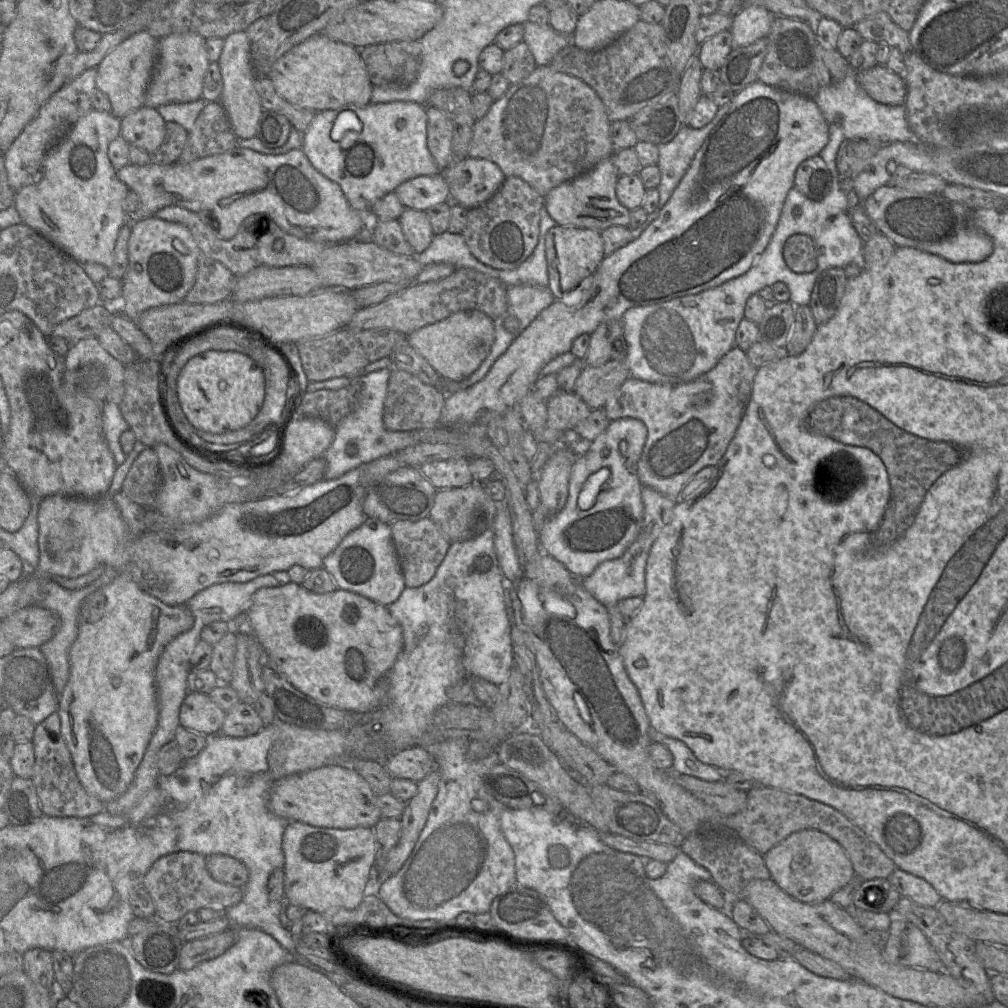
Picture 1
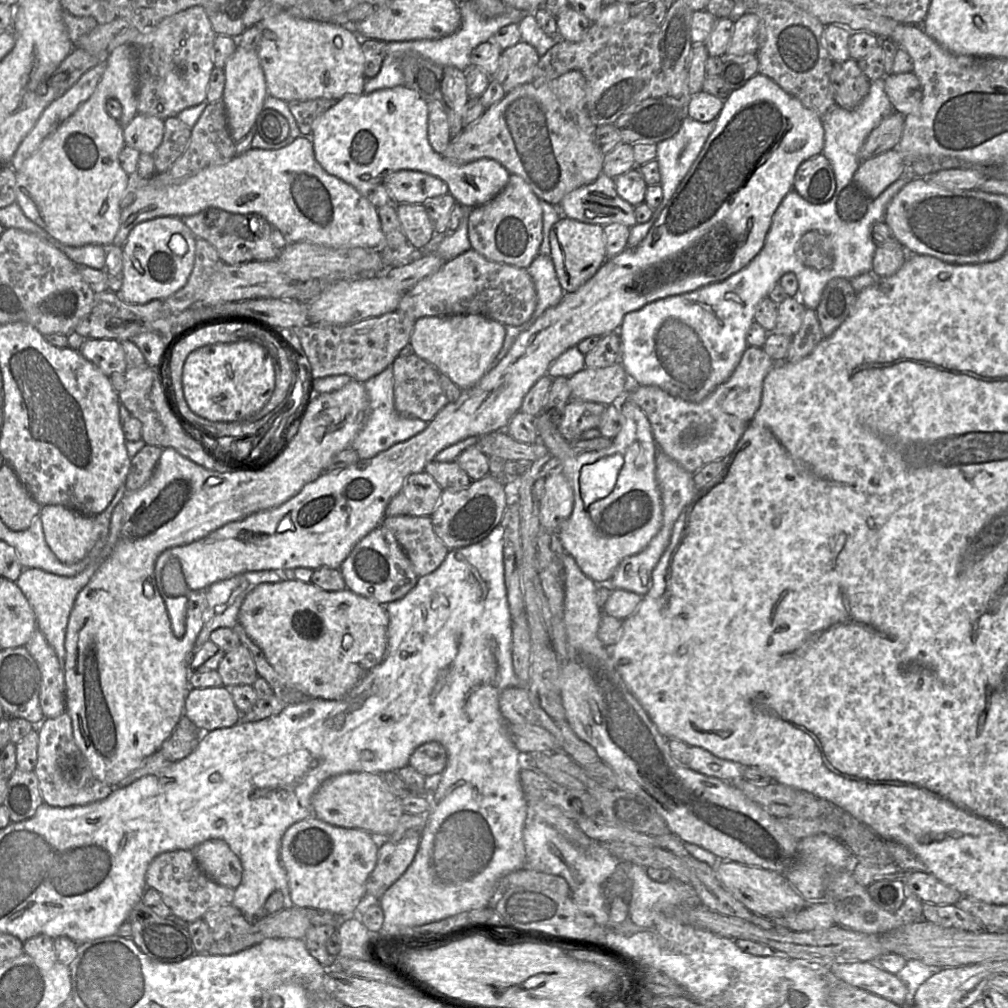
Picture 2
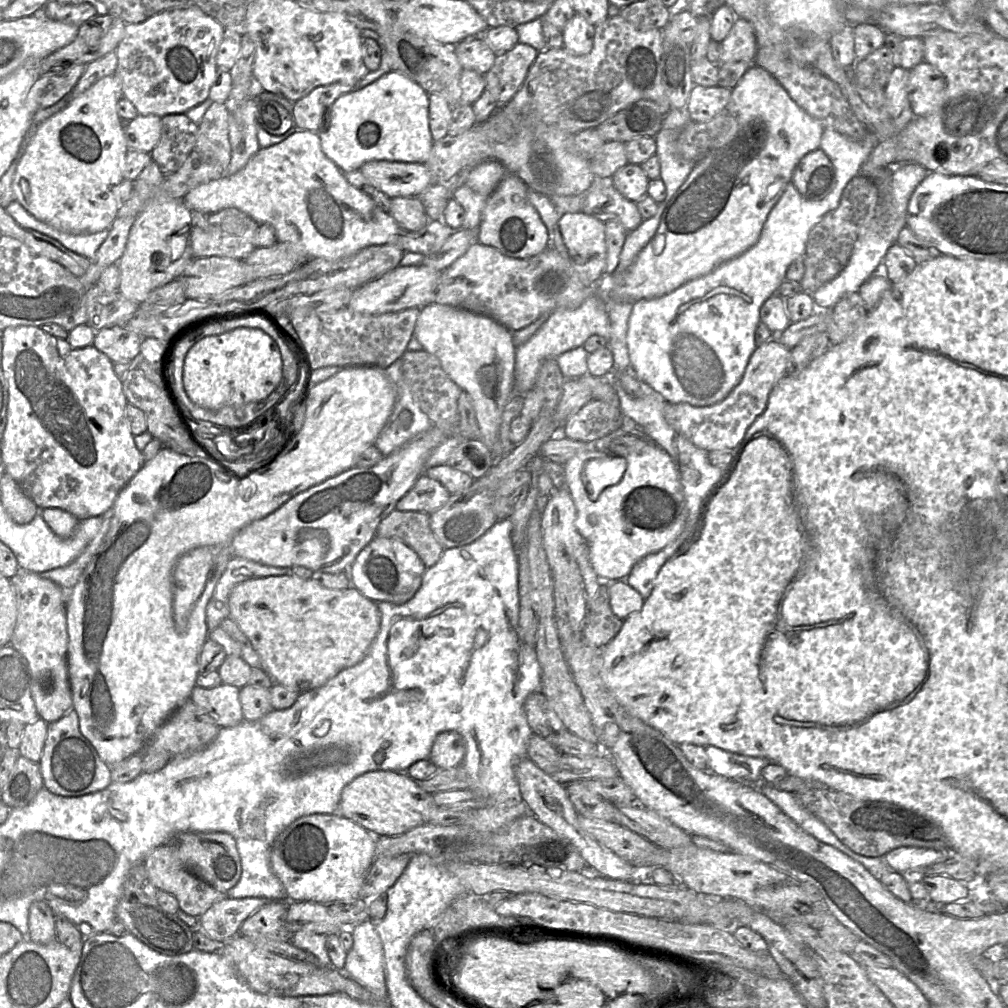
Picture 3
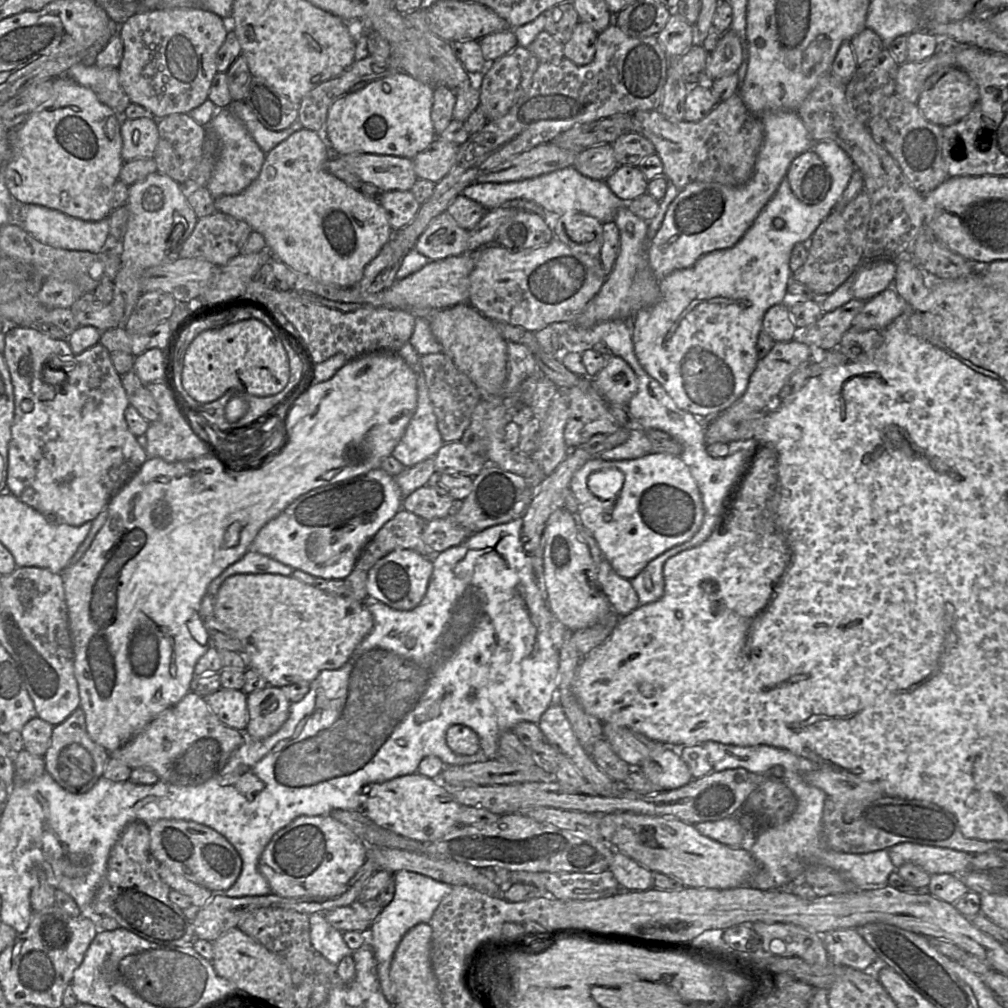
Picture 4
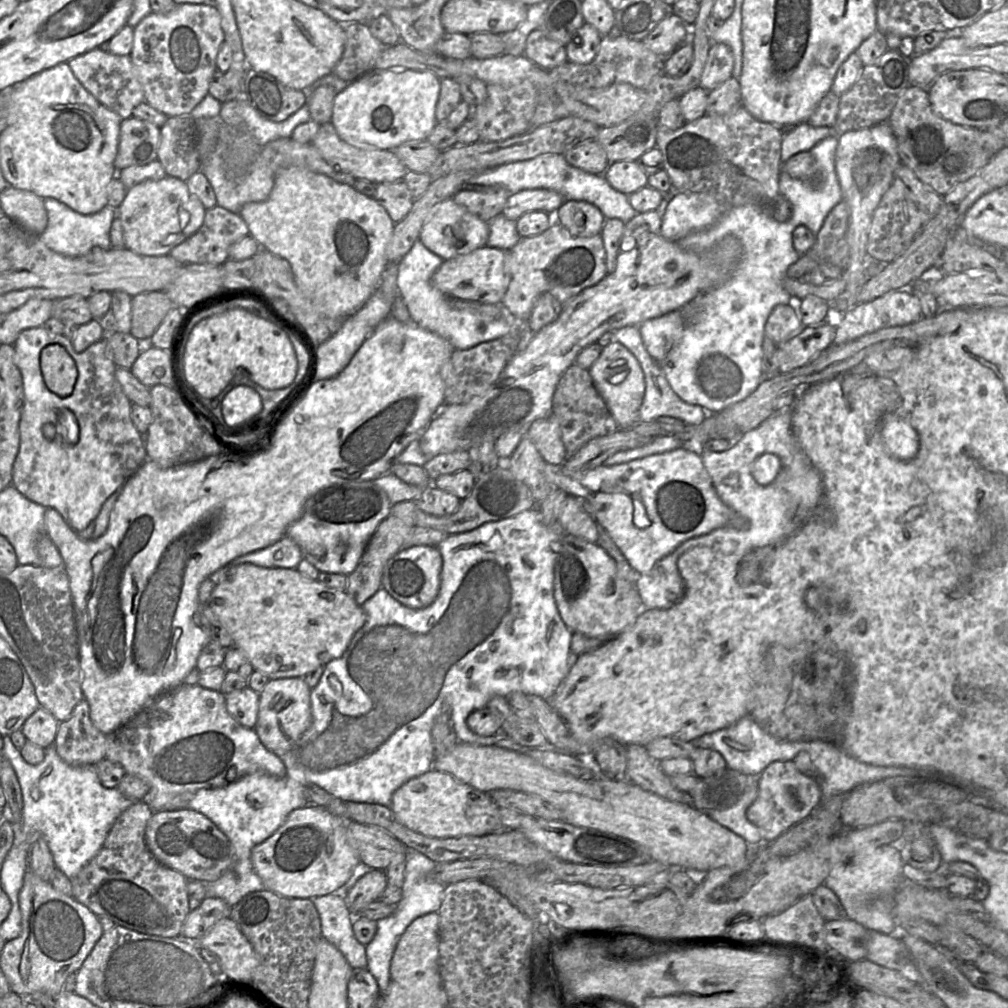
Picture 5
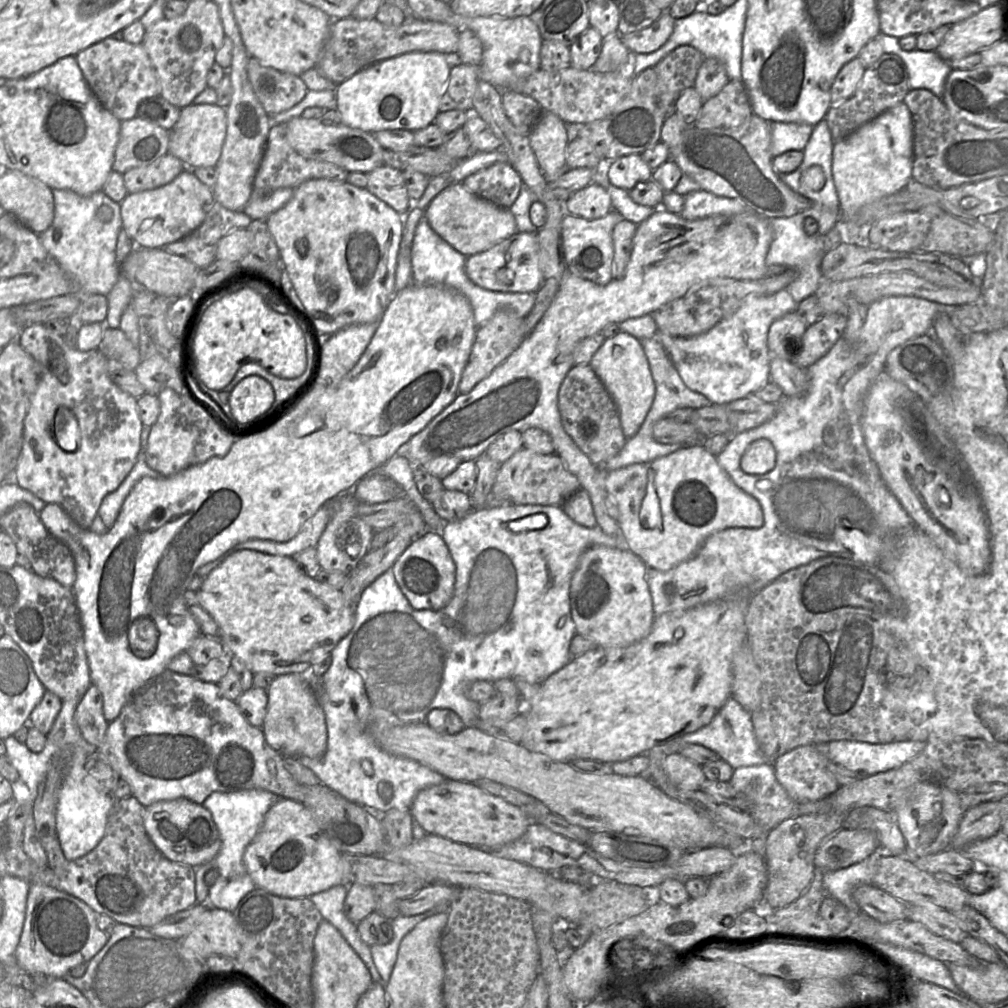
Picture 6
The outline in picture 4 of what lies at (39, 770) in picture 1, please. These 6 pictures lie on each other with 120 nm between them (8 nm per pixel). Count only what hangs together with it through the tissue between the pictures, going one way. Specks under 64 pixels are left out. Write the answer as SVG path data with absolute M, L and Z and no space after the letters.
M78 707L66 720L53 727L50 745L43 758L45 771L63 789L82 794L90 790L103 776L110 753L91 739L86 729L85 713Z

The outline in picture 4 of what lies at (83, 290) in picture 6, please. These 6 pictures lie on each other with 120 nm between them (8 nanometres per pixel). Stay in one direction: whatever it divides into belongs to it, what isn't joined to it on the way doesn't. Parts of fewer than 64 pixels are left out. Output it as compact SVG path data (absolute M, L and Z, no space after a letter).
M23 203L21 220L24 230L38 241L55 248L94 253L101 252L109 235L109 217L90 222L36 204Z

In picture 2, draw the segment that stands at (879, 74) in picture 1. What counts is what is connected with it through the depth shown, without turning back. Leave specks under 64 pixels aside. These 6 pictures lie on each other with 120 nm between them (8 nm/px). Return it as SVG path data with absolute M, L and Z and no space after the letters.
M890 73L884 77L885 92L896 112L903 116L914 113L922 100L922 87L917 76L907 73Z

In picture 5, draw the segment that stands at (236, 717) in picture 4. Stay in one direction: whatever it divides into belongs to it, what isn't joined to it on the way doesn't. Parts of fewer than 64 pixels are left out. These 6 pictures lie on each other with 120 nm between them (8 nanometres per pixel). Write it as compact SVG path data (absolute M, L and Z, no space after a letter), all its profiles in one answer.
M246 687L224 695L229 714L242 726L254 729L259 710L259 693Z

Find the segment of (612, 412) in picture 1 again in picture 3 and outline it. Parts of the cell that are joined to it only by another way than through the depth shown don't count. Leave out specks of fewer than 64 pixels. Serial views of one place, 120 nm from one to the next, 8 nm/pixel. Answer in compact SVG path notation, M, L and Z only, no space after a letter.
M774 336L771 340L756 347L740 382L722 401L704 407L667 402L664 407L665 420L677 433L707 452L737 449L748 428L765 410L773 388L784 376L787 376L790 353L791 349L785 347Z

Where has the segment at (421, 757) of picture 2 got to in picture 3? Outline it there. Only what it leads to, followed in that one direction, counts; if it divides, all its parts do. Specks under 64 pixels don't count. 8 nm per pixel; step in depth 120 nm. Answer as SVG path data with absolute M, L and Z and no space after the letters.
M454 730L441 732L433 742L429 760L438 769L449 769L461 764L466 753L463 736Z

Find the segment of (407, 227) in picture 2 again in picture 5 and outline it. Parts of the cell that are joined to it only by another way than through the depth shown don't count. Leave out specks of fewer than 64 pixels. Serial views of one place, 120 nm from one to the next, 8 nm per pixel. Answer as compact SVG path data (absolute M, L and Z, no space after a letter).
M404 180L376 184L373 198L387 211L395 224L408 214L415 201Z

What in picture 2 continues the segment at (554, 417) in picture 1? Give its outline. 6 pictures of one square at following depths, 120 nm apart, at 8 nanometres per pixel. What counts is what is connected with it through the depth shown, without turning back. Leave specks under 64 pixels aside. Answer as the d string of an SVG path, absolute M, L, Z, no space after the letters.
M570 400L564 410L558 430L568 442L578 441L590 429L596 429L606 406L600 403Z

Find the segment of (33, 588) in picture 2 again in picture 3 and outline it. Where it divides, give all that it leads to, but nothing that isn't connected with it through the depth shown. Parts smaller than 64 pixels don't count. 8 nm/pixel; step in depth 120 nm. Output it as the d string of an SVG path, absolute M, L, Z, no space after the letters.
M107 510L102 516L102 524L98 533L84 548L80 555L71 563L66 566L58 567L49 571L45 571L40 574L42 577L47 578L55 582L63 591L65 603L67 602L69 595L77 583L80 575L84 571L85 567L91 560L96 550L101 546L105 538L106 532L101 533L104 523L107 520L109 510Z

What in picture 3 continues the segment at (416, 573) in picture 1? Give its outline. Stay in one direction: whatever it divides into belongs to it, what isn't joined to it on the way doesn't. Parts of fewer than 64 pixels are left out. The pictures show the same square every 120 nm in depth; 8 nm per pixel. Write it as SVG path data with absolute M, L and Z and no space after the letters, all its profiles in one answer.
M393 510L379 523L376 536L401 540L418 554L426 568L437 563L444 551L431 530L429 514L425 512Z

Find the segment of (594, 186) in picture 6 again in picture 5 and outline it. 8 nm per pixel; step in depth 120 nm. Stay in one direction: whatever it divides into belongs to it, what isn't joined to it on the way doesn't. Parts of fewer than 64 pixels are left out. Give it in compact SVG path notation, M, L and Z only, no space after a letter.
M565 200L555 212L554 220L572 236L587 238L601 234L606 218L598 207L589 202Z

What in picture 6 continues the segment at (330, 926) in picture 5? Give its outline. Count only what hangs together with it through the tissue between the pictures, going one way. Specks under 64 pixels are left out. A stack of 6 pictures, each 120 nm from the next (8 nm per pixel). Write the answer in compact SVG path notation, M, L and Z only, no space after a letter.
M335 885L325 891L308 897L318 908L323 919L334 925L353 950L359 955L368 968L373 982L384 984L379 974L370 950L357 932L357 925L349 920L344 911L344 903L348 894L348 885Z

